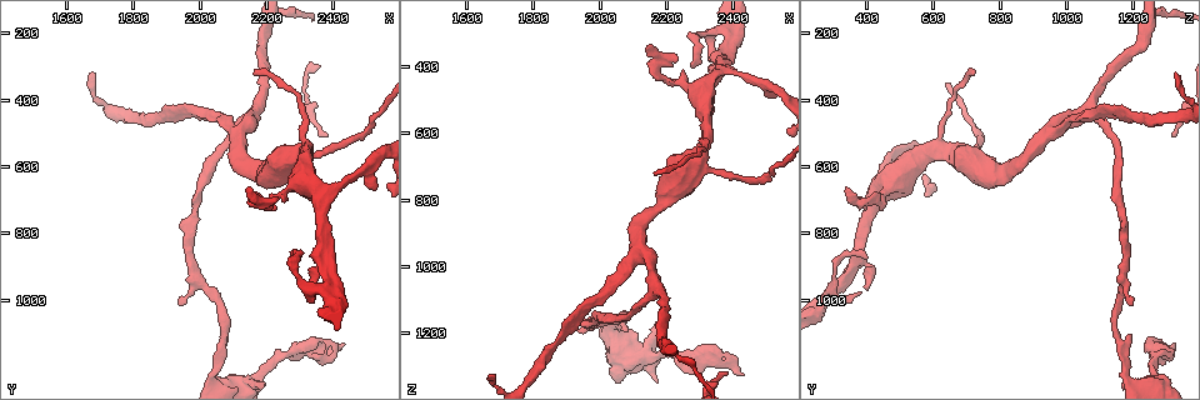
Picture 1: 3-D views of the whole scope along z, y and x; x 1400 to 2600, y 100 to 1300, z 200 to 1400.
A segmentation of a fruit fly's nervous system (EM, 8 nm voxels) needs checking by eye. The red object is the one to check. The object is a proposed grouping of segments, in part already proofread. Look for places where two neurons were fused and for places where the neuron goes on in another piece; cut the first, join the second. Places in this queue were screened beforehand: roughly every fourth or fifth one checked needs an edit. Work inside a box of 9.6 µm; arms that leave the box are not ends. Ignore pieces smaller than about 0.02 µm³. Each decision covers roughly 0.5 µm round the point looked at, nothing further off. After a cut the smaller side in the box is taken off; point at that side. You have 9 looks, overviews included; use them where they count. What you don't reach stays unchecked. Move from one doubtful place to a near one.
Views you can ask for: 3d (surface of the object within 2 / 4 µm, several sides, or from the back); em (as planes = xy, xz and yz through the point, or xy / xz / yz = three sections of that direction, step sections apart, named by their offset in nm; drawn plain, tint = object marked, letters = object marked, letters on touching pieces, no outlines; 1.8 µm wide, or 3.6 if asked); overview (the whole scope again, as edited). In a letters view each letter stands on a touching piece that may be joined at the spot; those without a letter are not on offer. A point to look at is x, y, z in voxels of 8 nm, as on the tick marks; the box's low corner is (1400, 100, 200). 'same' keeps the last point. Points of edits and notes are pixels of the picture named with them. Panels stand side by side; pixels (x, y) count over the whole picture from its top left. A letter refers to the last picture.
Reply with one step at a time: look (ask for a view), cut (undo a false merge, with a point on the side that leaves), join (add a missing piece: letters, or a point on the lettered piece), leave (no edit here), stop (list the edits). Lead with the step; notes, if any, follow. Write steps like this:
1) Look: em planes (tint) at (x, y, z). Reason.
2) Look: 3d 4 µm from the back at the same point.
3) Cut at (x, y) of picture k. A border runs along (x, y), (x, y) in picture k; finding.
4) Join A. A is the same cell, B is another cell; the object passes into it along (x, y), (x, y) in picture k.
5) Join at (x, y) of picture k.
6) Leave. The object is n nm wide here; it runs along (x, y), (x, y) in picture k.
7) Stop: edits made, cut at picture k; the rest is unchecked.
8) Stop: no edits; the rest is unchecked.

Look: 3d 2 µm at (2140, 670, 340). An open end.

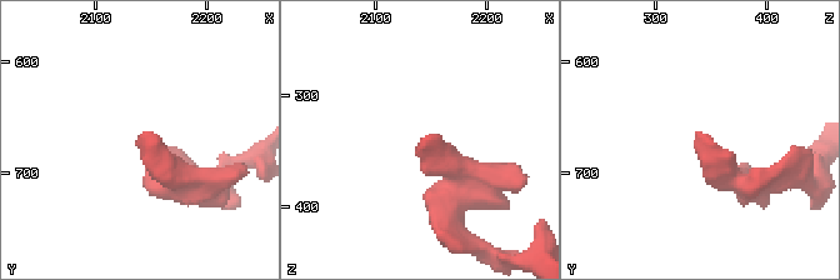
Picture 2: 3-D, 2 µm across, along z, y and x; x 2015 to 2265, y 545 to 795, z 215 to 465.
Look: em planes (letters) at (2148, 662, 340).

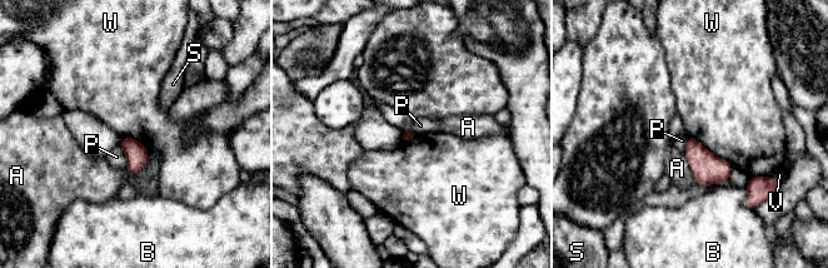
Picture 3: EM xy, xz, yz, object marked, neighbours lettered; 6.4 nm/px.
Leave. The longest contact is with W, 340 nm; A, B, P, S, V and W are other cells; none of them fits.

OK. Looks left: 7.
Look: em 3.6 µm xz step 4 (letters) at (2040, 1230, 1180). Calibre changes.

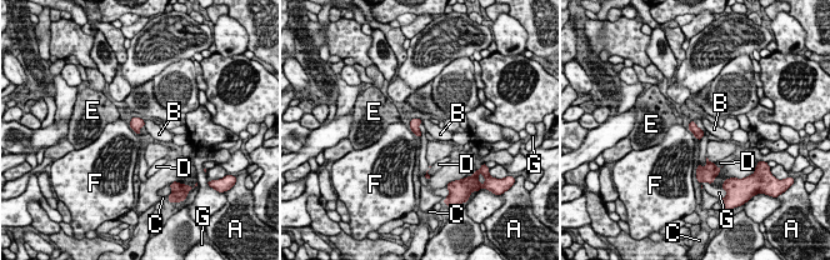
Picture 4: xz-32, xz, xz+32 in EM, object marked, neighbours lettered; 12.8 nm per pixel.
Leave. A, B, C, D, E, F and G are other cells; a border runs along (706, 158), (706, 164), (703, 168) in picture 4; all the same neuron.

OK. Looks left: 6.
Look: em xy step 16 (tint) at (2280, 1150, 1270). Sudden change in width.

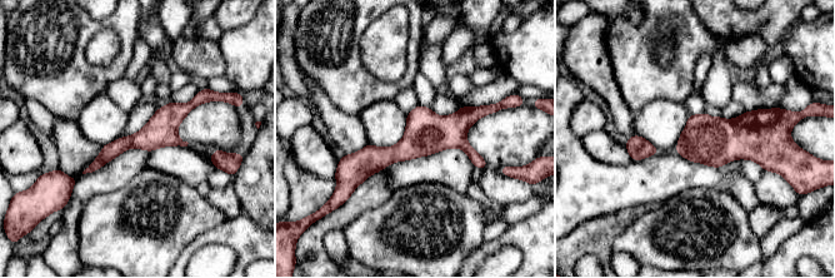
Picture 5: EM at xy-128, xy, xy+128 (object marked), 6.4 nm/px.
Look: em xy step 16 (letters) at the same point. What lies round it.

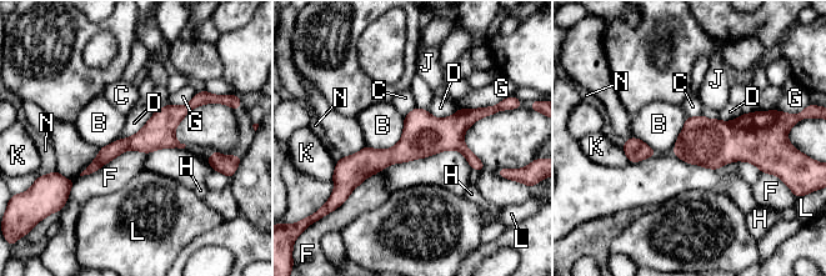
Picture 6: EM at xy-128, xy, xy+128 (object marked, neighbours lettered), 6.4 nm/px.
Leave. The longest contact is with F, 460 nm; B, C, D, F, G, H, J, K, L and N are other cells; a border runs along (405, 116), (393, 146), (366, 145) in picture 6; all the same neuron.

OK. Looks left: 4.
Look: em xy step 4 (tint) at (1670, 320, 1330). Free end.

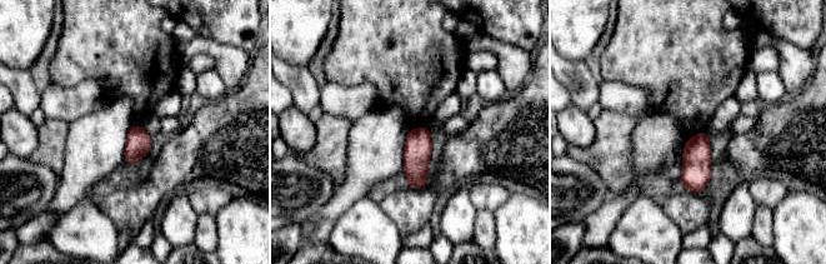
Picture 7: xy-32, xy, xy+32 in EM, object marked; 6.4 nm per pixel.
Look: em planes (letters) at the same point.

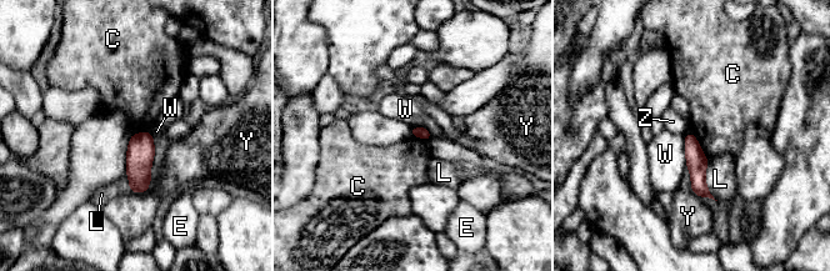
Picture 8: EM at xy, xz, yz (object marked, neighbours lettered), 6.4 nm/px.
Leave. C, E, L, W, Y and Z are other cells; a border runs along (690, 133), (708, 159) in picture 8; none of them fits.

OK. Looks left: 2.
Stop: no edits; the rest is unchecked.

